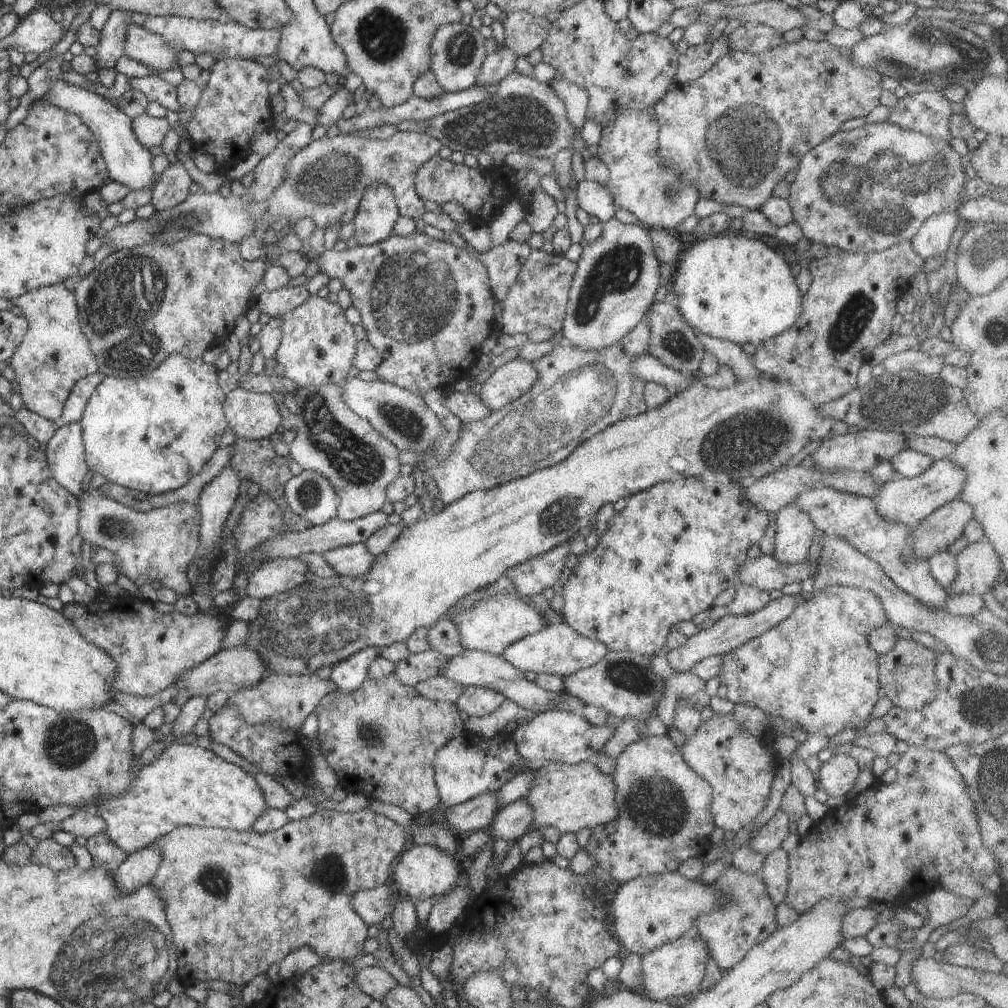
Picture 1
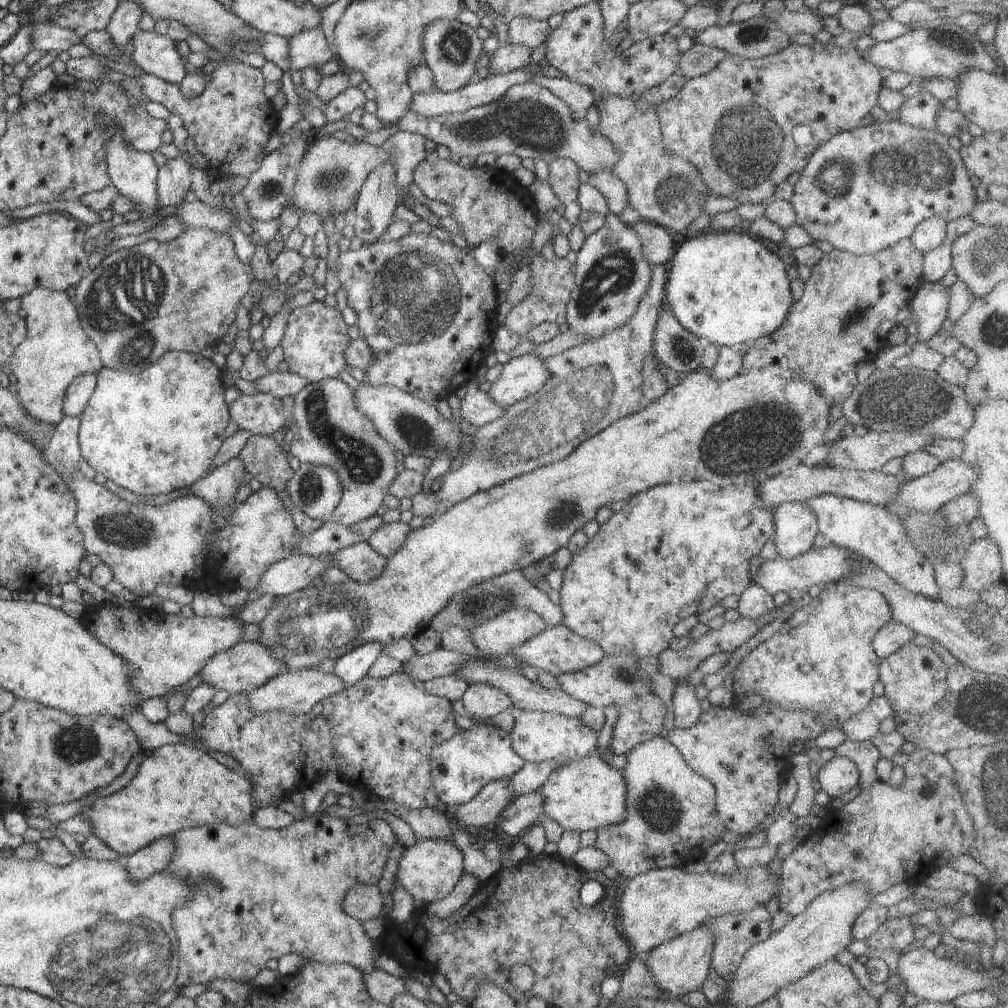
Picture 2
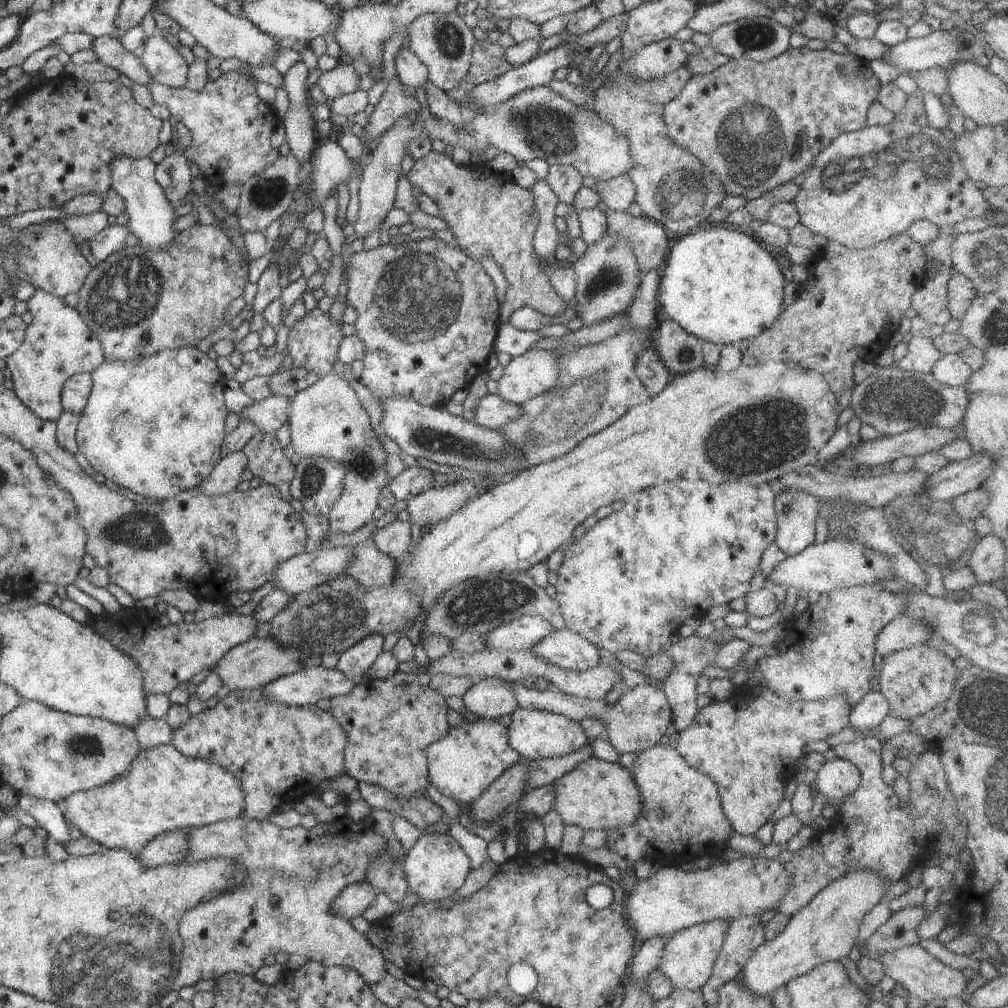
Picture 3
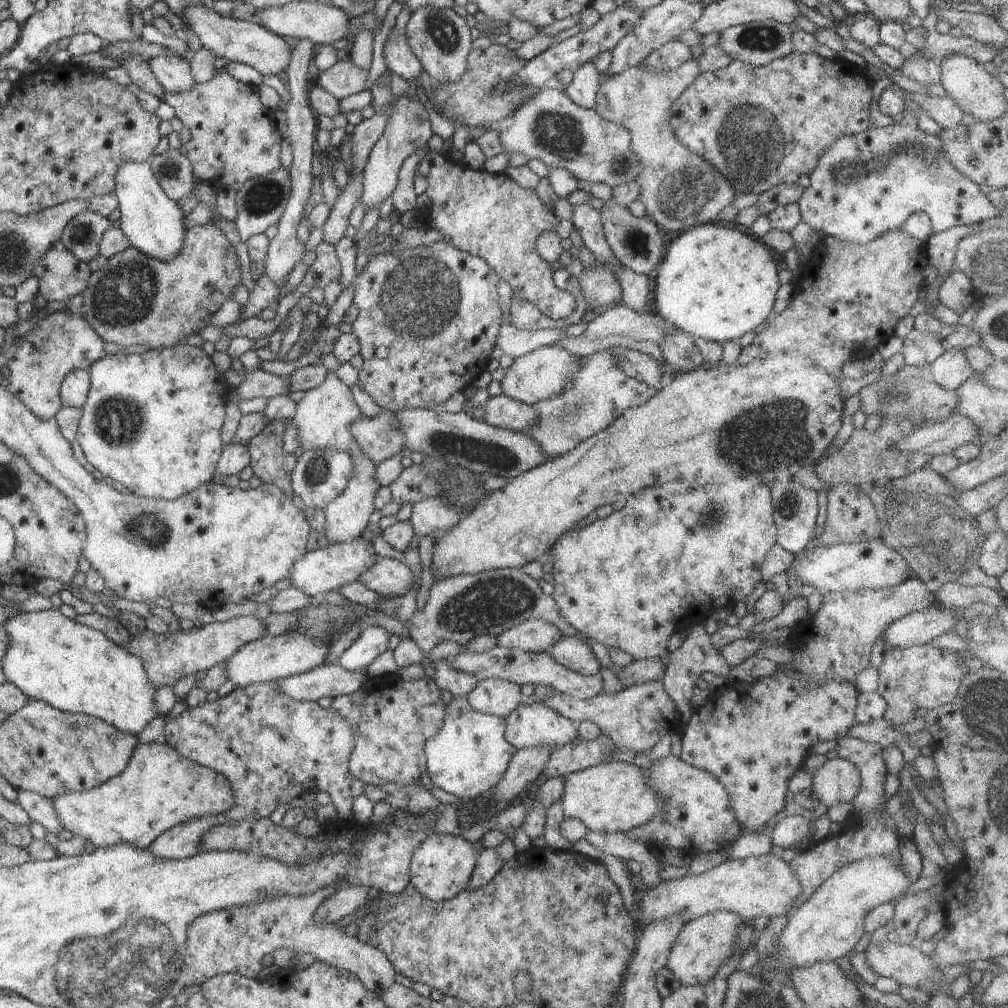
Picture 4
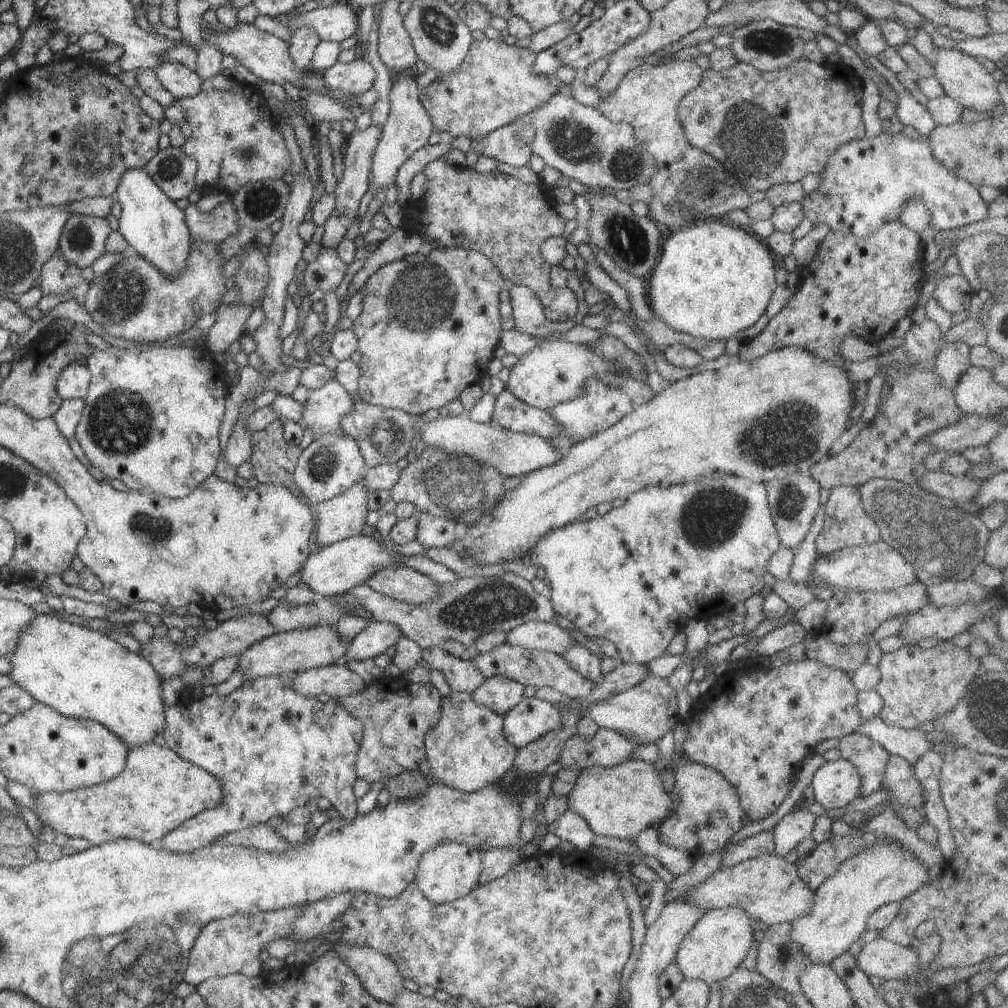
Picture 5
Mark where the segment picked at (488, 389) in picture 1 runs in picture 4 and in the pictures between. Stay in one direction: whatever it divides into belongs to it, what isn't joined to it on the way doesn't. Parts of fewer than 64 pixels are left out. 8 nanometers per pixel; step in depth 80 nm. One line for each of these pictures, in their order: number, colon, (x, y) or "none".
2: (522, 376)
3: (525, 377)
4: (542, 374)

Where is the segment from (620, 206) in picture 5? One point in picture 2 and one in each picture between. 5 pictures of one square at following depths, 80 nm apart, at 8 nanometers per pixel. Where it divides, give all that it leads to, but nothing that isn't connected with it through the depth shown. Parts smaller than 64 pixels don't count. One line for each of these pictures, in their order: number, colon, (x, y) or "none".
2: (658, 244)
3: (651, 243)
4: (636, 243)

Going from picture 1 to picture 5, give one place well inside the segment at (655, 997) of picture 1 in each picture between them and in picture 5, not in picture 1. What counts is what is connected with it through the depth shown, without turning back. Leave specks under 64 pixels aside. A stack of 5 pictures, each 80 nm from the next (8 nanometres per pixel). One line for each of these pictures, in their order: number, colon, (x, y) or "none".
2: (681, 965)
3: (688, 958)
4: (704, 944)
5: (718, 943)

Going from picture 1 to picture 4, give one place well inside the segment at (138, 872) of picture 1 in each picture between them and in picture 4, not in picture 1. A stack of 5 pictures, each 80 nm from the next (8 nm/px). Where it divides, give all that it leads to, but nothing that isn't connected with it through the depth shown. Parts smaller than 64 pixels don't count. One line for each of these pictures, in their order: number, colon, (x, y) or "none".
2: (156, 856)
3: (169, 848)
4: (273, 749)

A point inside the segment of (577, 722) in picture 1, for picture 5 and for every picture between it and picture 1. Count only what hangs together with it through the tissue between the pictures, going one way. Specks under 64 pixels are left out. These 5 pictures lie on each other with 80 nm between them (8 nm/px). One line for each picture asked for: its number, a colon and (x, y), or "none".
2: (536, 736)
3: (535, 734)
4: (532, 724)
5: (531, 719)

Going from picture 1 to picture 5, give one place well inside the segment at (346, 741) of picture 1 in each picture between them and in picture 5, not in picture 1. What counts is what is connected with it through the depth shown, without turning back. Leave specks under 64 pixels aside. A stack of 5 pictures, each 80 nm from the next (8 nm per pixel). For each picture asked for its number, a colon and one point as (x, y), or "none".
2: (385, 728)
3: (389, 723)
4: (391, 720)
5: (396, 715)

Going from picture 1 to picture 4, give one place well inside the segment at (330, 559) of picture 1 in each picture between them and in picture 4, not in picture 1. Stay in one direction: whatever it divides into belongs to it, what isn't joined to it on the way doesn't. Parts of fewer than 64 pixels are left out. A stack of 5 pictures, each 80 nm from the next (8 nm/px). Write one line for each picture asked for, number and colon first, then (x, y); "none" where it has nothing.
2: (361, 563)
3: (370, 568)
4: (390, 578)

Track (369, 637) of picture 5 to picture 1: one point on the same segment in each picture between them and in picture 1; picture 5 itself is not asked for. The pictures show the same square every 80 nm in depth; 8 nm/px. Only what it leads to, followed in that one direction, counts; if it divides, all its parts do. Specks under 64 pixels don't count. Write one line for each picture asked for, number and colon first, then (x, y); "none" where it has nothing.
1: (347, 675)
2: (351, 667)
3: (356, 660)
4: (373, 641)

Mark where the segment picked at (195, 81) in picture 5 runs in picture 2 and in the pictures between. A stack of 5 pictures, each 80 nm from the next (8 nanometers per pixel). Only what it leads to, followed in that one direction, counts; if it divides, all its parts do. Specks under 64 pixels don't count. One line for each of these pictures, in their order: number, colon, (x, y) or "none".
2: (157, 55)
3: (164, 64)
4: (172, 71)

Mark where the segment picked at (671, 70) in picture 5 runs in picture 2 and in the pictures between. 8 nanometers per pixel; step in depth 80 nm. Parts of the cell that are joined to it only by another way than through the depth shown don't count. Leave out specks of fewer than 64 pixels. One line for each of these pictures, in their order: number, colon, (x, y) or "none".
2: (666, 189)
3: (672, 188)
4: (680, 190)

